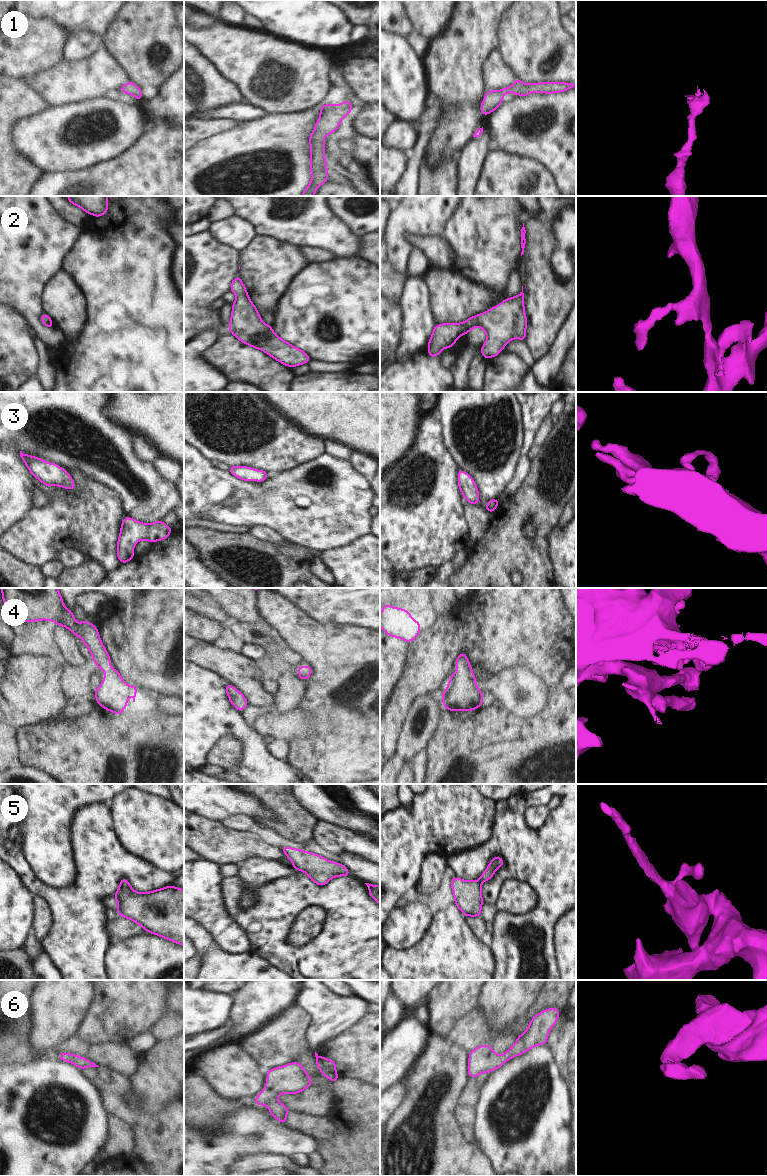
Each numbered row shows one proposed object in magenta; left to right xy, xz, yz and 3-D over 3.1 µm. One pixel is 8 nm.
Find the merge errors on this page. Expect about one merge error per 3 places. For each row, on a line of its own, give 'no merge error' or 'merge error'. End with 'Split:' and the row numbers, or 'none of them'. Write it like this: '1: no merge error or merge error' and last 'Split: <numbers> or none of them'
1: no merge error
2: no merge error
3: no merge error
4: no merge error
5: no merge error
6: no merge error
Split: none of them

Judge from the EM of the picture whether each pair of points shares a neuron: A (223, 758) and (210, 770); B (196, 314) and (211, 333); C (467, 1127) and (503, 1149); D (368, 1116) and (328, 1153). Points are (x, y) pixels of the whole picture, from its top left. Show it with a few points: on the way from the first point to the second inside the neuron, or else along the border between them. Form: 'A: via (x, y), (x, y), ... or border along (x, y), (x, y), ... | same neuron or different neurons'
A: border along (206, 763), (217, 765), (224, 770) | different neurons
B: border along (218, 328), (206, 328), (194, 337) | different neurons
C: border along (475, 1108), (472, 1143) | different neurons
D: via (366, 1128), (340, 1153) | same neuron

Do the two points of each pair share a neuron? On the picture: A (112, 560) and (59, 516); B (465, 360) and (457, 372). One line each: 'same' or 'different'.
A: same
B: same

